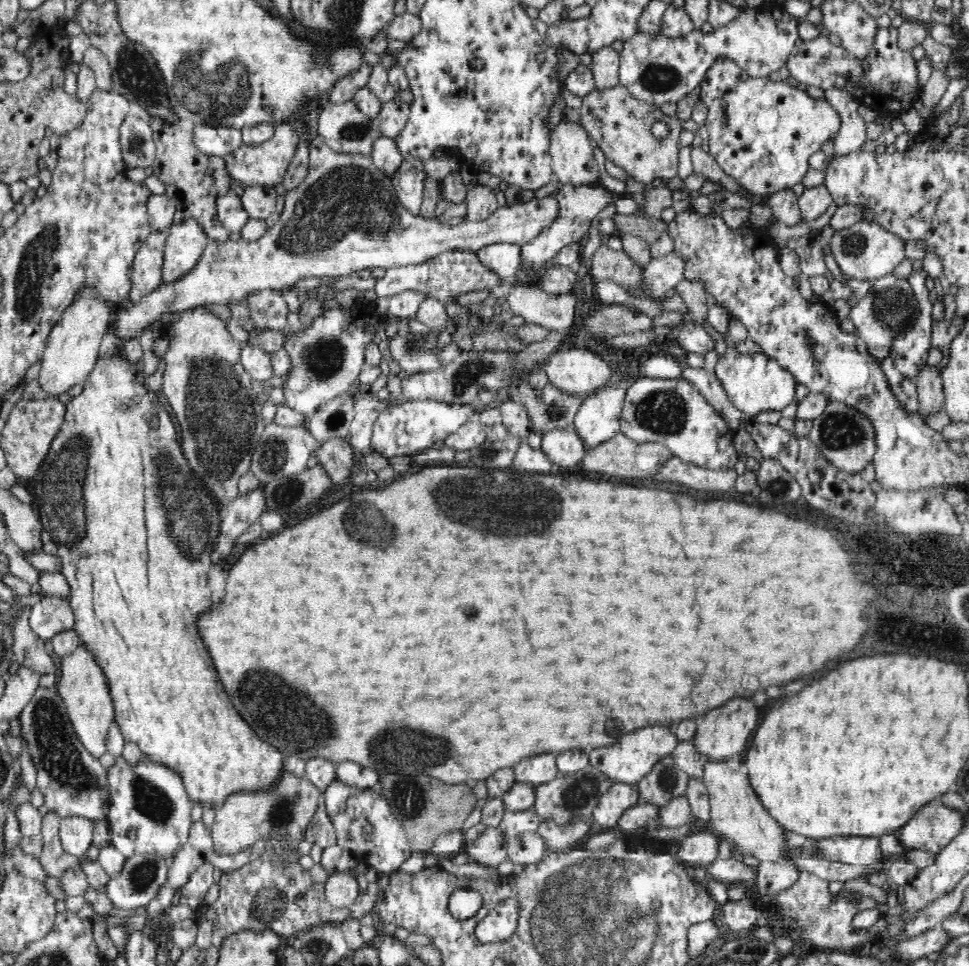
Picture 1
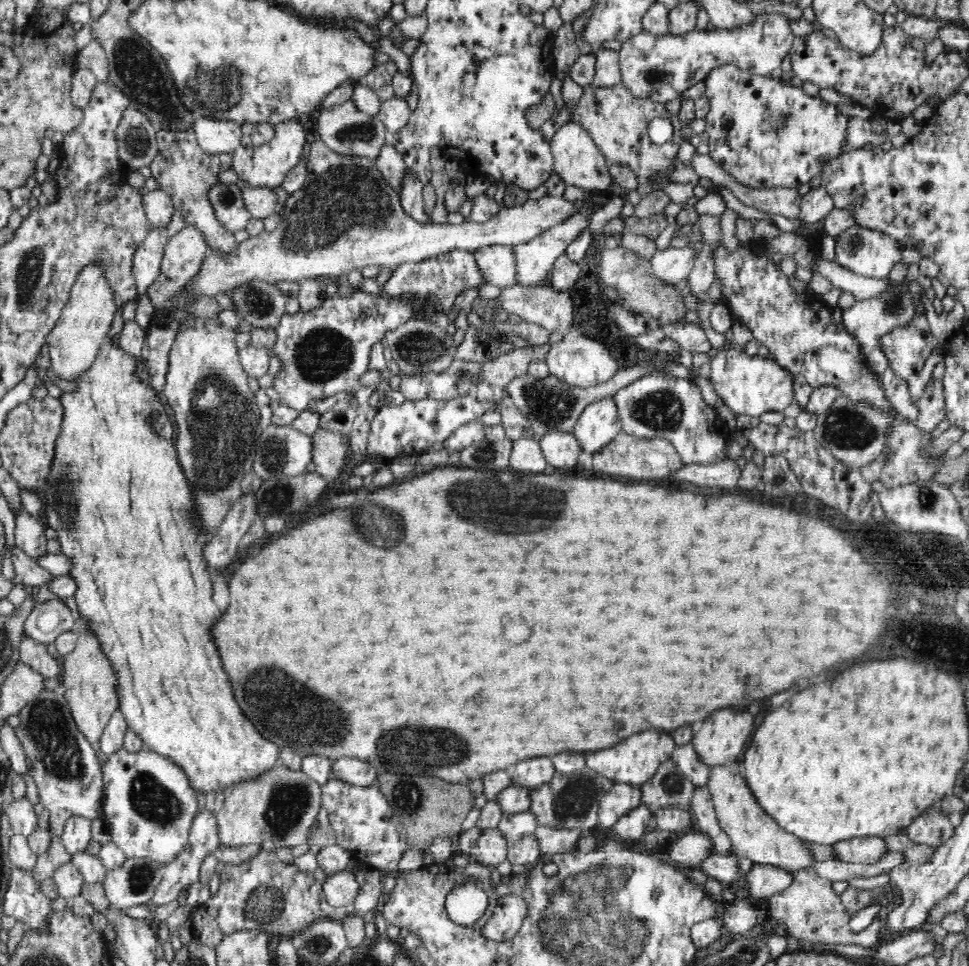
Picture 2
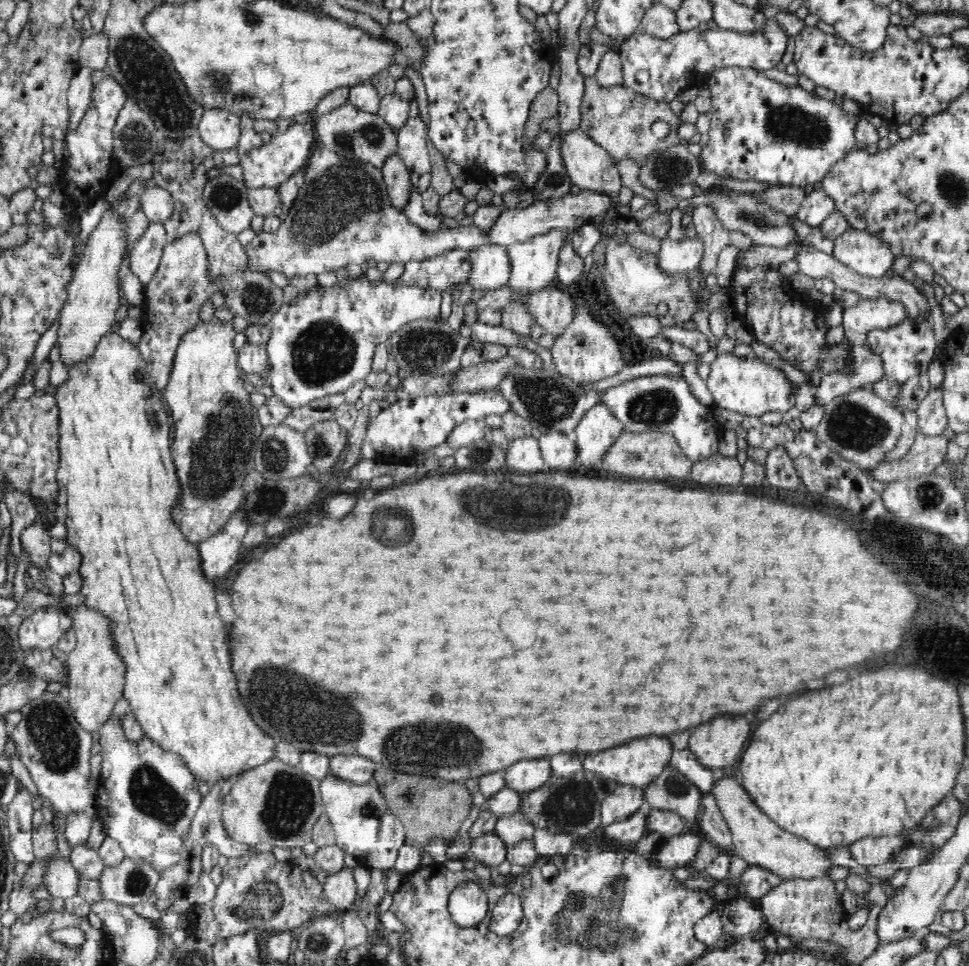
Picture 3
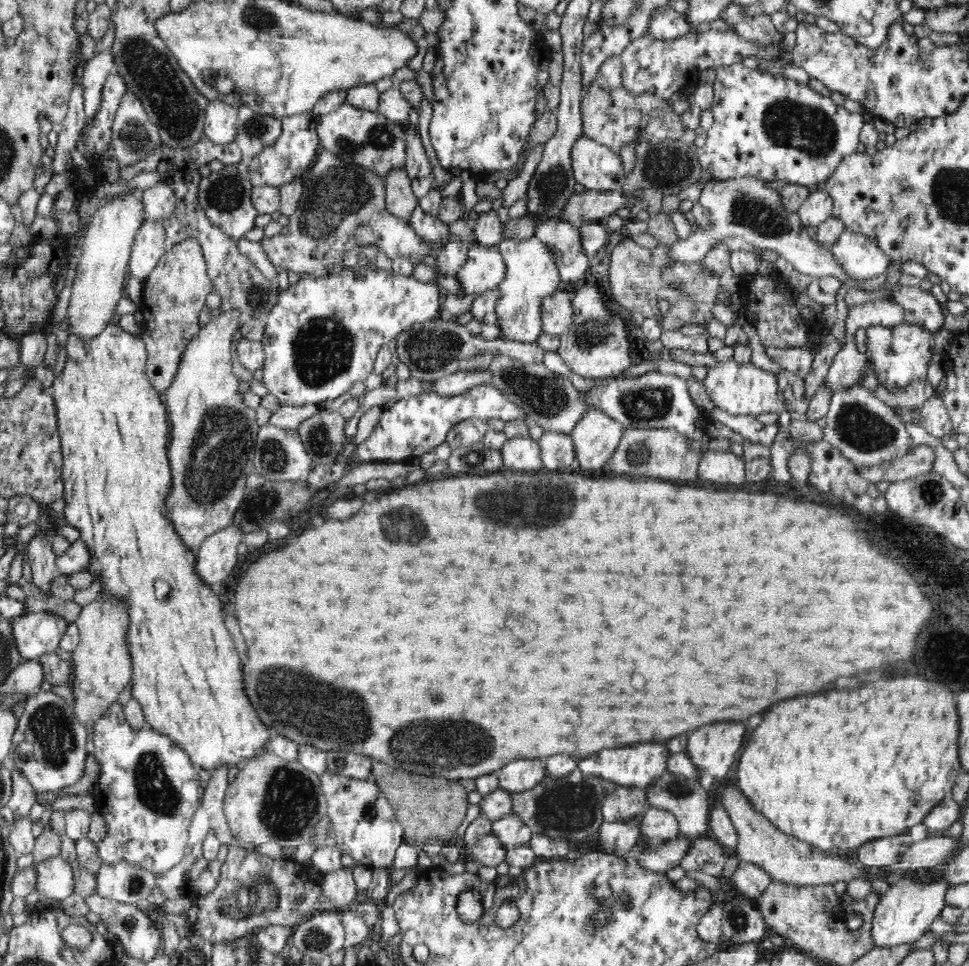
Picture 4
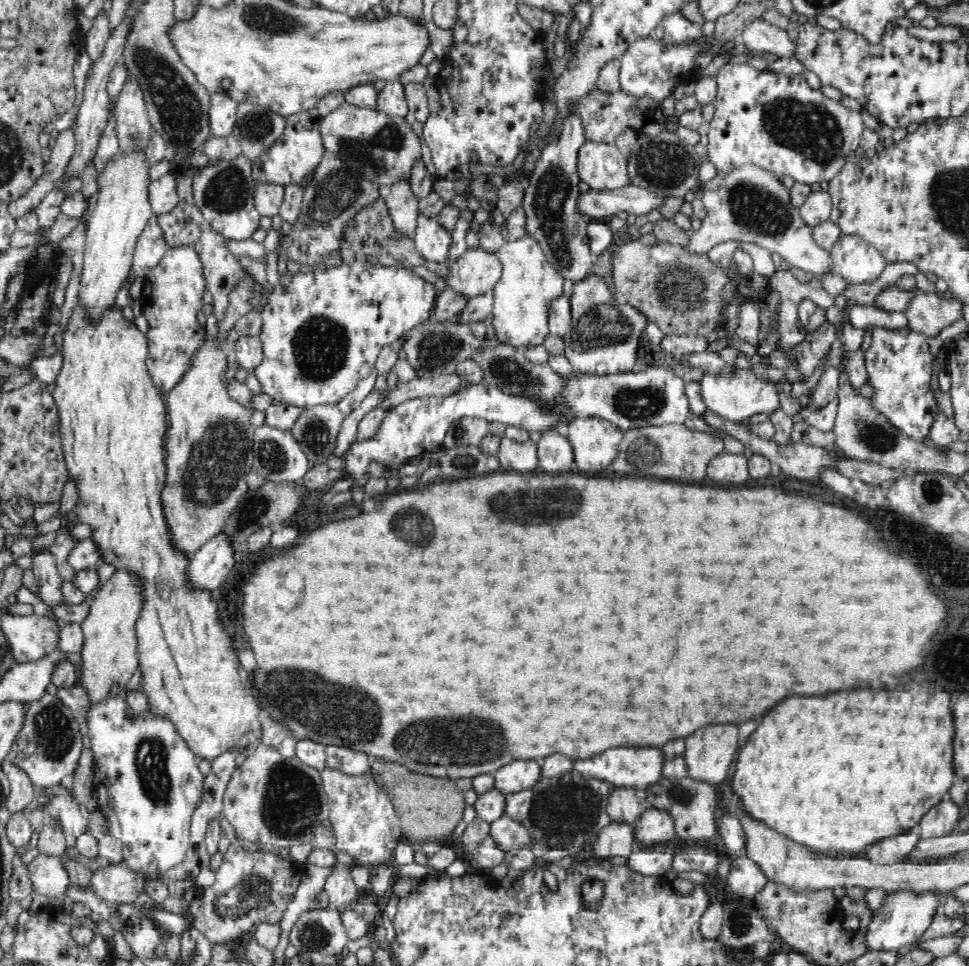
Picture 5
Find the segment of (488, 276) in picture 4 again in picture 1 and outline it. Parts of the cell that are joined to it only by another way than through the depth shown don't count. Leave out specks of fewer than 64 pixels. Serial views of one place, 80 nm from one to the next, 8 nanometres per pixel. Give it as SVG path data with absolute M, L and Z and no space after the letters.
M490 244L475 253L490 272L498 277L500 284L514 286L518 280L520 265L520 247L514 244Z

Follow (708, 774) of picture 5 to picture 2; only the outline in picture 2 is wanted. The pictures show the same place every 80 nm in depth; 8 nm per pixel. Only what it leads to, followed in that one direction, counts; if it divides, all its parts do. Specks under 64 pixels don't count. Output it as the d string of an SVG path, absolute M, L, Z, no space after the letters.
M742 710L714 712L700 730L695 730L692 746L698 759L708 767L739 762L754 732L752 716Z

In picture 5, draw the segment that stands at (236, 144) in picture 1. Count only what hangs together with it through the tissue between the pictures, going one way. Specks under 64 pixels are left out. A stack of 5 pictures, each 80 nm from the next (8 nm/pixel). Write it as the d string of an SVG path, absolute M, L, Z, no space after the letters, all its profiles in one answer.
M226 91L213 92L210 96L210 127L212 134L227 135L233 132L239 102Z

